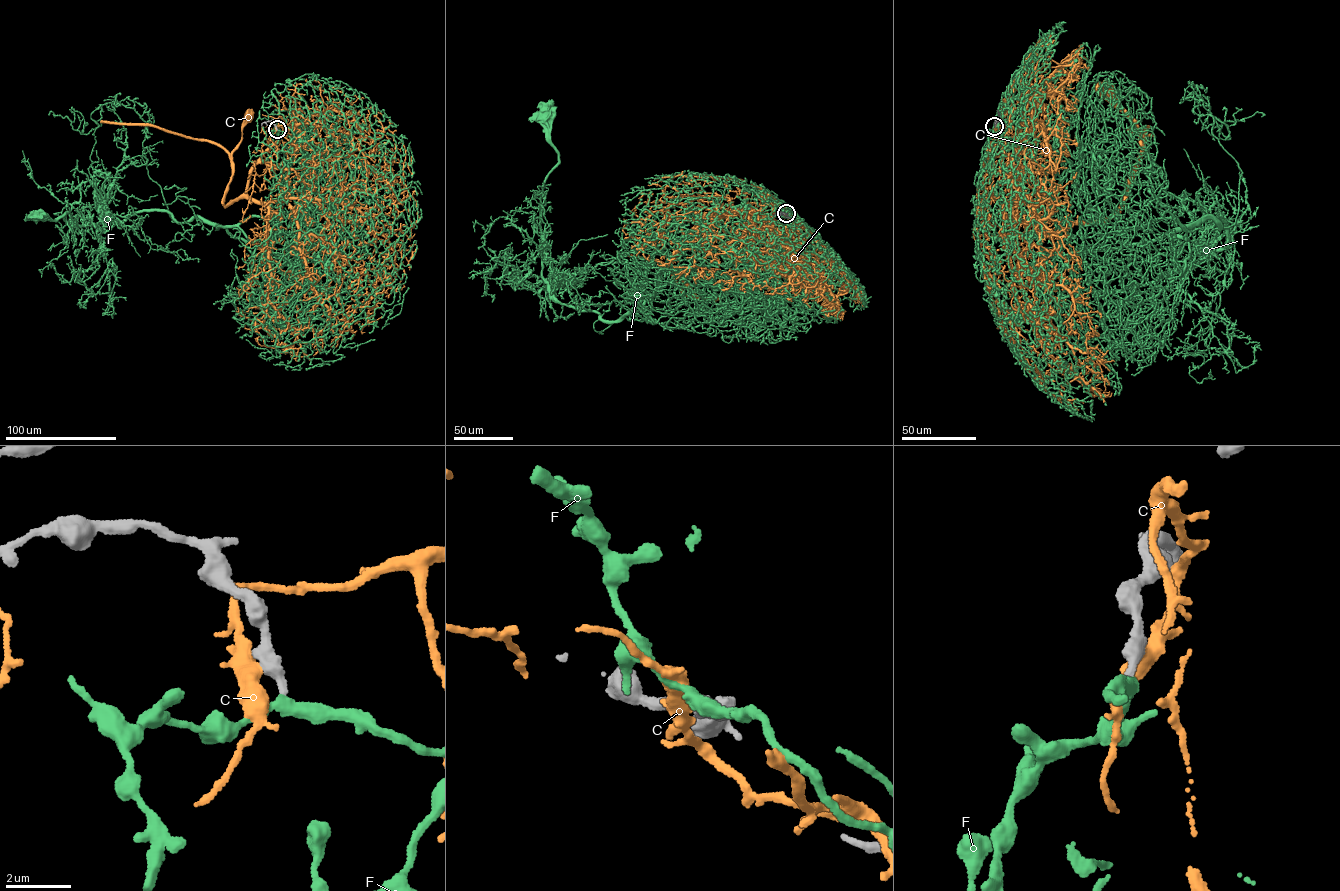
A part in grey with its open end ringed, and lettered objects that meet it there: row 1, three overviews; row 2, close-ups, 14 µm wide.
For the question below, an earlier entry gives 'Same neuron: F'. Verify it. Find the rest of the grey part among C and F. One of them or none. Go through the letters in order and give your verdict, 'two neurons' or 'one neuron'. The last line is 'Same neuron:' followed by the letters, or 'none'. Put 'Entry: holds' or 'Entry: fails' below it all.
C: two neurons
F: one neuron
Same neuron: F
Entry: holds

